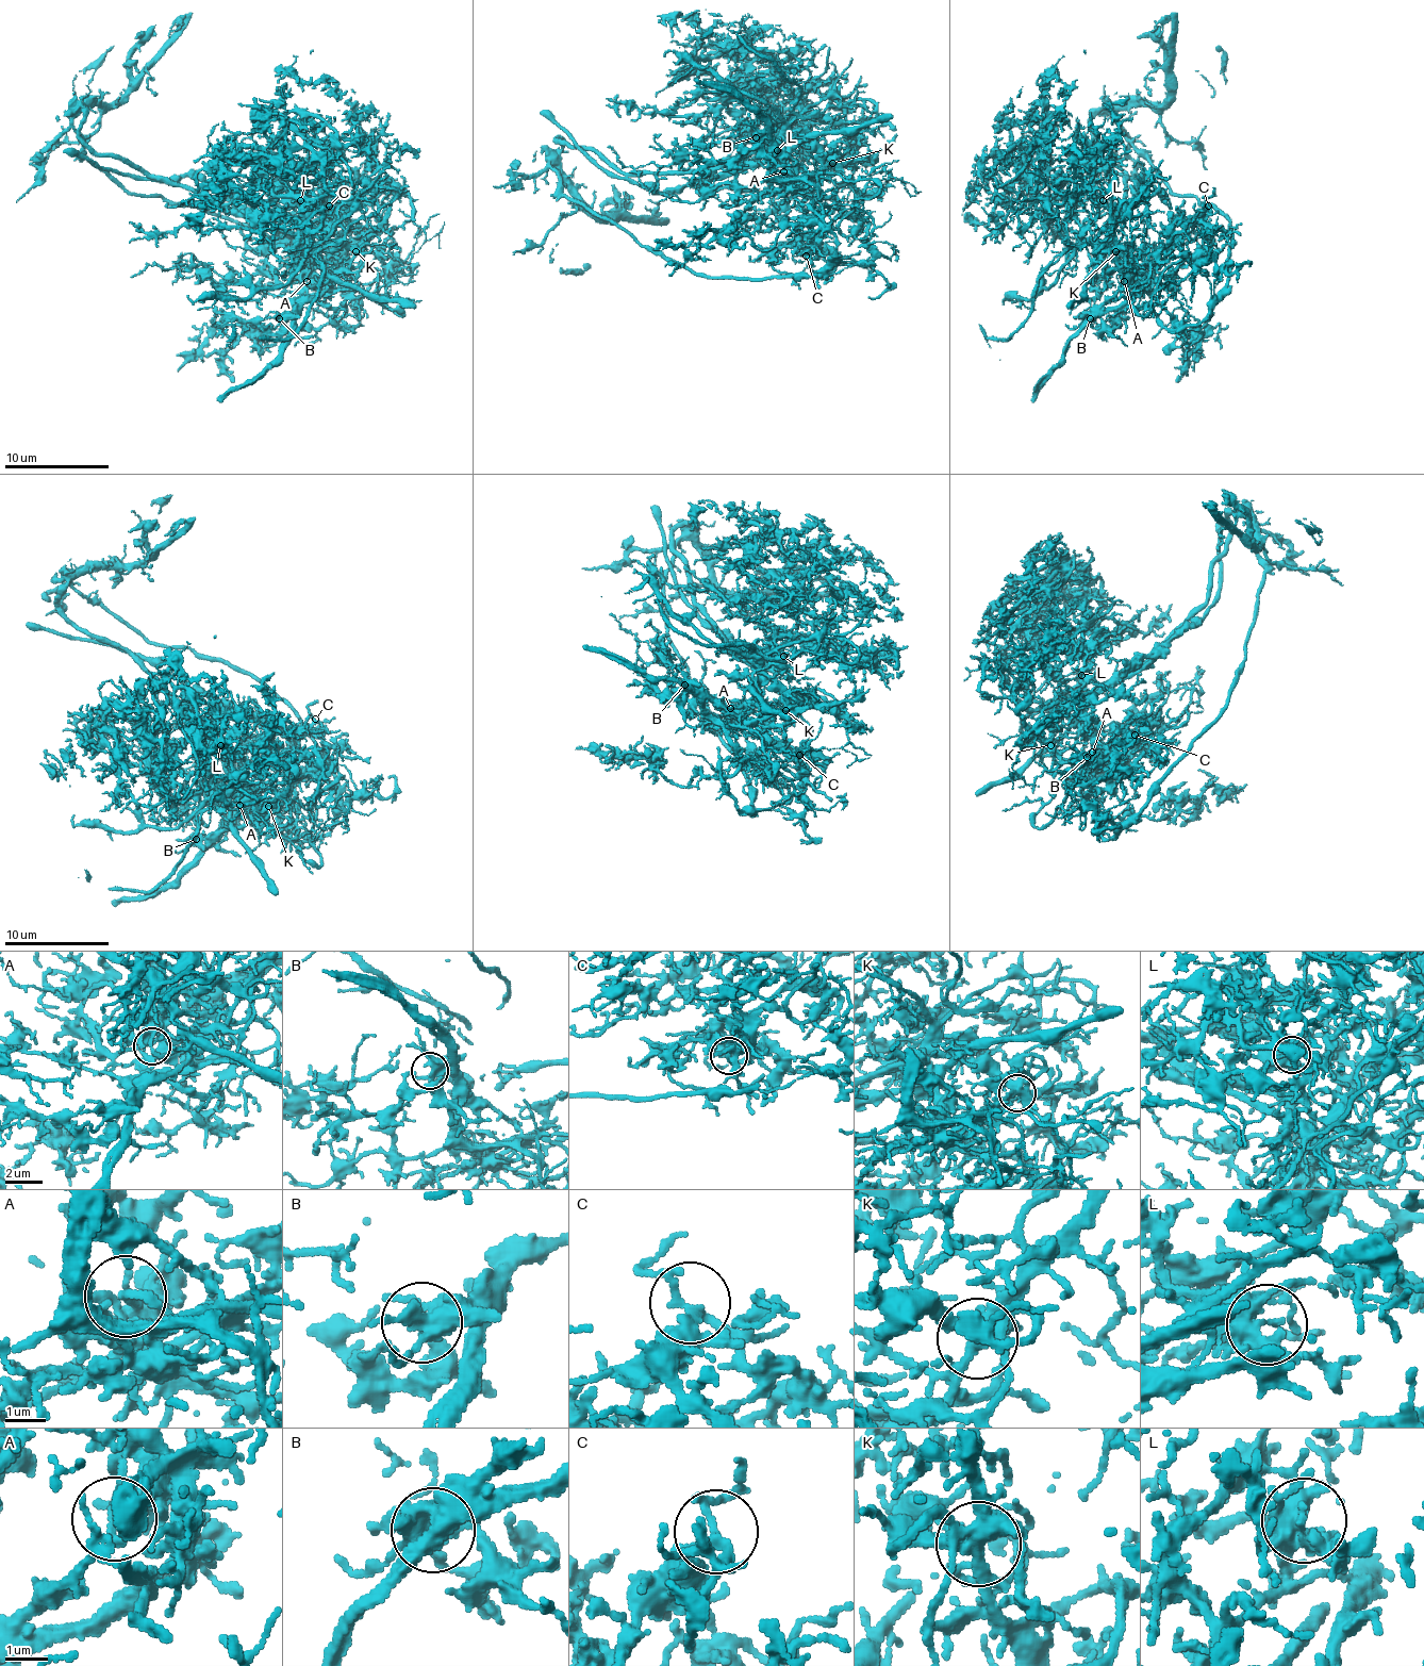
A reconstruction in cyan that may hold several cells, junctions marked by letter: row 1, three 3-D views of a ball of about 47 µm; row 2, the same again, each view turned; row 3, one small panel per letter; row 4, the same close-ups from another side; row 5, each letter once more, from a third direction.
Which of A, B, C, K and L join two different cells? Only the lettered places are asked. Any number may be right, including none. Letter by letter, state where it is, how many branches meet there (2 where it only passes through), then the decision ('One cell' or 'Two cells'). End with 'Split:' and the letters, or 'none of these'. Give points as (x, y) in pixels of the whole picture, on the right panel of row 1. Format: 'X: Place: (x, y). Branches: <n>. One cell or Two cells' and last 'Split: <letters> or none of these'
A: Place: (1124, 281). Branches: 2. Two cells
B: Place: (1090, 318). Branches: 6. One cell
C: Place: (1208, 205). Branches: 3. One cell
K: Place: (1115, 251). Branches: 8. Two cells
L: Place: (1103, 200). Branches: 3. One cell
Split: A, K

